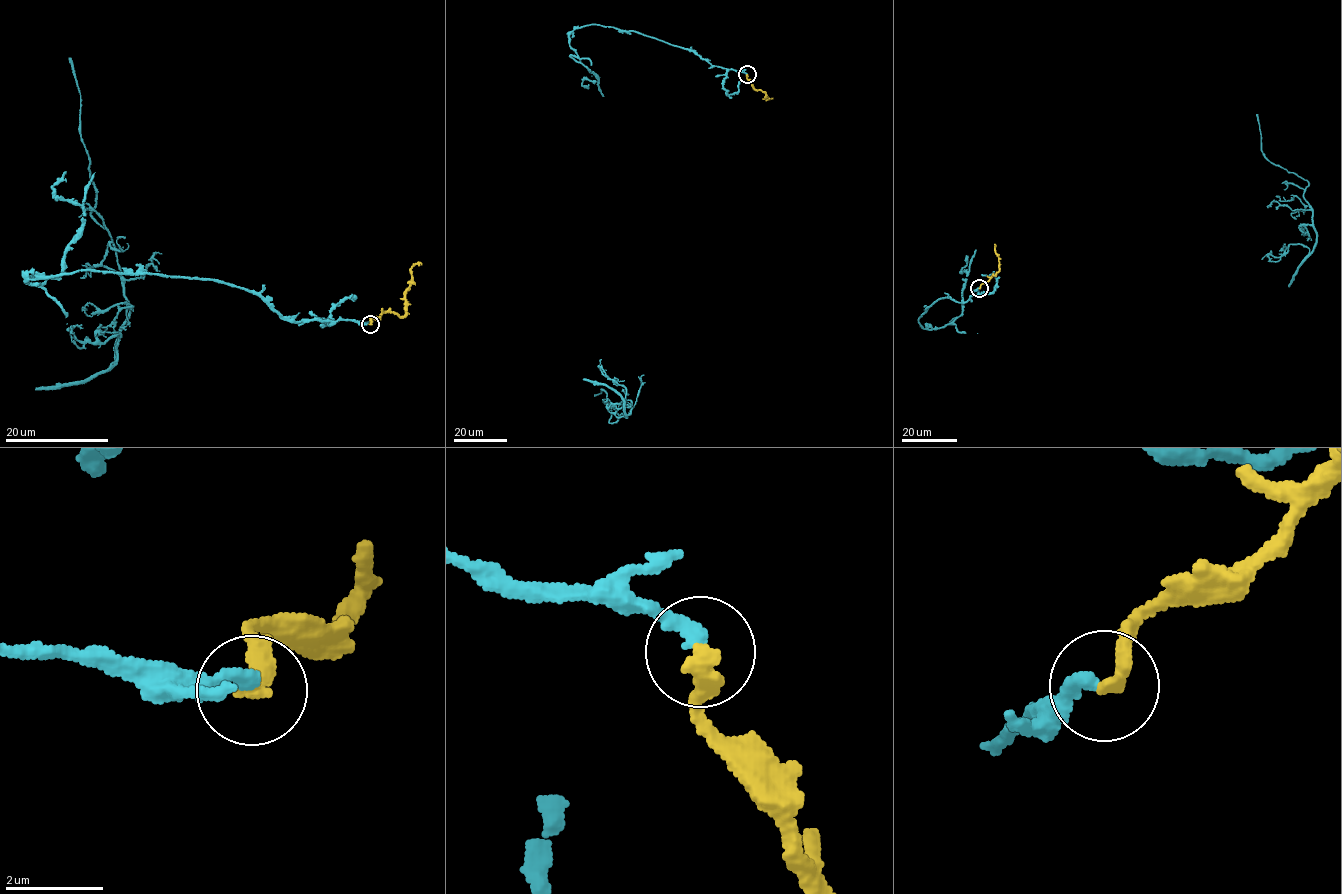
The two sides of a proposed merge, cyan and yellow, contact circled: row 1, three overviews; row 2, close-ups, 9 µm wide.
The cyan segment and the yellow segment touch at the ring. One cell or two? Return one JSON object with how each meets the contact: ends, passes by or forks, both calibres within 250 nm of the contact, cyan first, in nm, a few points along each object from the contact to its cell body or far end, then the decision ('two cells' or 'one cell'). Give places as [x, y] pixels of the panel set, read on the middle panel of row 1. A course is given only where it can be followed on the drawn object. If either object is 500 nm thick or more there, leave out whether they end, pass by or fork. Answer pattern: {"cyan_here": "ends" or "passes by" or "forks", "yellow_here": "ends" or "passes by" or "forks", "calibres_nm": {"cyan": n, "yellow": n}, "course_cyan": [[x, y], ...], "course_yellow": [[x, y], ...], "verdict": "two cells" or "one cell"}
{"cyan_here": "ends", "yellow_here": "ends", "calibres_nm": {"cyan": 280, "yellow": 360}, "course_cyan": [[746, 74], [633, 31], [569, 35], [602, 95], [599, 366], [630, 415], [610, 423], [594, 394]], "course_yellow": [[746, 75], [754, 88], [763, 91], [764, 98], [773, 98]], "verdict": "two cells"}

